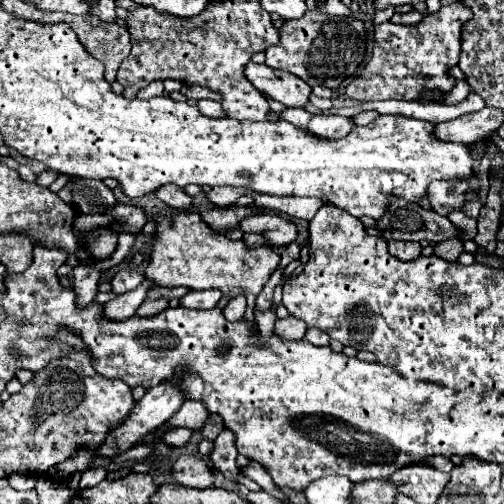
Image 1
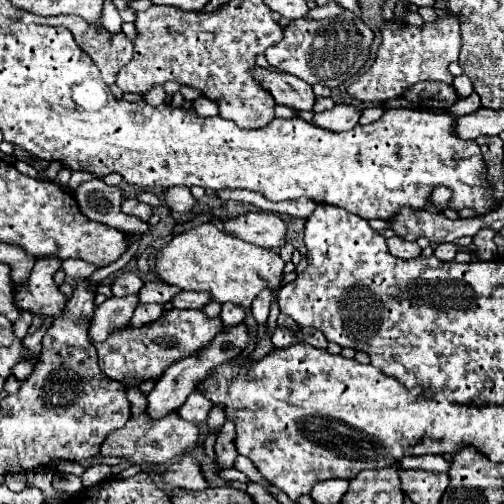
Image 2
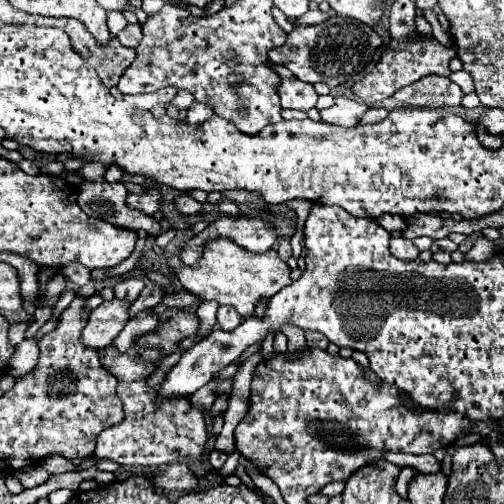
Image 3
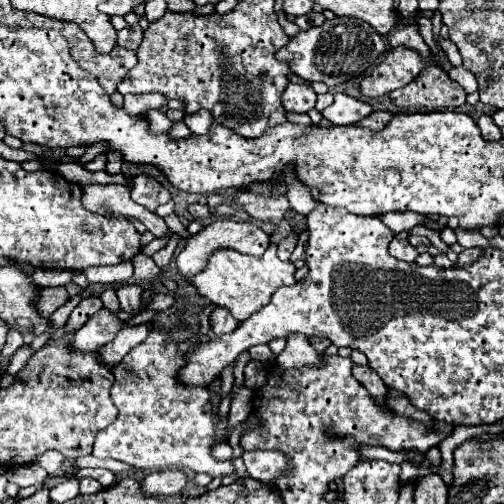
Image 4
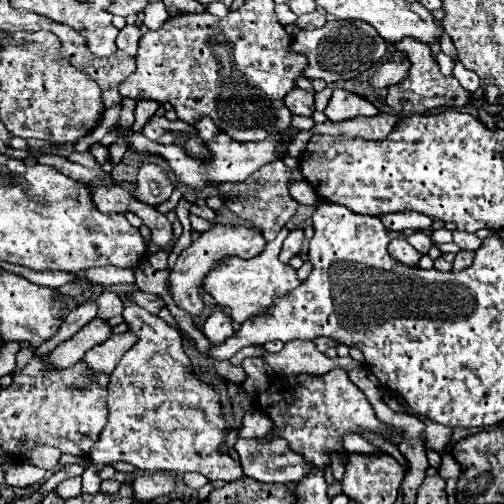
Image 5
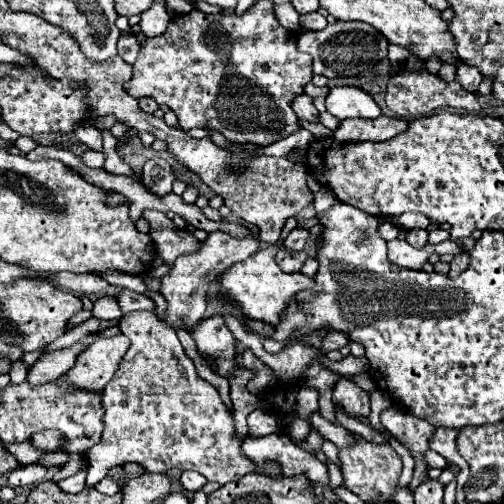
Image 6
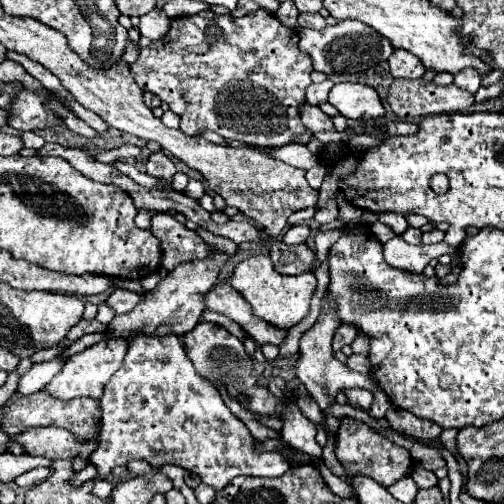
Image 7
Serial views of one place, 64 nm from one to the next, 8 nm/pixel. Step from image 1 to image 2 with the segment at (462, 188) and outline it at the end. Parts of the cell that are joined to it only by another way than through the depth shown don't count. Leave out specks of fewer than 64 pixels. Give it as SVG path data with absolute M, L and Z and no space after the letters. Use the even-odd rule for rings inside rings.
M440 186L440 188L434 188L432 190L432 204L438 208L438 210L446 210L448 208L448 200L450 200L450 190L448 188L444 188L444 186Z

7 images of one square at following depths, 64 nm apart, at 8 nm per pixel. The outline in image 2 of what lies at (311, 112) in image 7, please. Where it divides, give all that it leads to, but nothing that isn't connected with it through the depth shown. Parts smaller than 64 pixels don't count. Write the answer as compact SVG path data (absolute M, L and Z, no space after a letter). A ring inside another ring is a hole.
M256 66L252 74L280 106L288 106L294 110L312 110L316 96L308 82L292 74L274 74L260 66Z

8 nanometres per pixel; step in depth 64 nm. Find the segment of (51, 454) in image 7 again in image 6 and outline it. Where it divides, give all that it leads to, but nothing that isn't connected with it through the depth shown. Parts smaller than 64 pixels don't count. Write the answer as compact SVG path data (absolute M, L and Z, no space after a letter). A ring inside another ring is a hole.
M44 430L44 432L36 432L36 436L30 440L30 444L40 450L40 452L64 452L64 436L60 436L60 432L52 432L52 430Z

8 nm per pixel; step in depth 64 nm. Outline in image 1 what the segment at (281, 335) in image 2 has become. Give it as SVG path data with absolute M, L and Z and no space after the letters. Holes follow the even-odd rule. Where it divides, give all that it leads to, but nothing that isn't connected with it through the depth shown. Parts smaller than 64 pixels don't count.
M288 316L286 320L276 320L274 334L282 340L300 340L304 338L306 324L302 320L296 320L294 316Z

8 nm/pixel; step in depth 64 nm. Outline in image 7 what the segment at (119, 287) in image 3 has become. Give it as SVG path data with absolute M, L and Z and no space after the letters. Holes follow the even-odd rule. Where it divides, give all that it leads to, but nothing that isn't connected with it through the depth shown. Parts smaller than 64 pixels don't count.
M134 336L120 370L104 388L100 408L100 446L92 454L90 462L98 468L98 478L108 474L114 466L126 466L126 462L130 460L146 460L154 468L160 468L164 464L182 466L188 472L198 474L202 482L212 486L214 490L224 490L238 476L282 476L290 468L288 460L278 450L260 450L260 442L252 438L246 424L228 410L228 406L220 398L220 392L212 384L196 376L194 366L184 354L184 348L176 336Z

